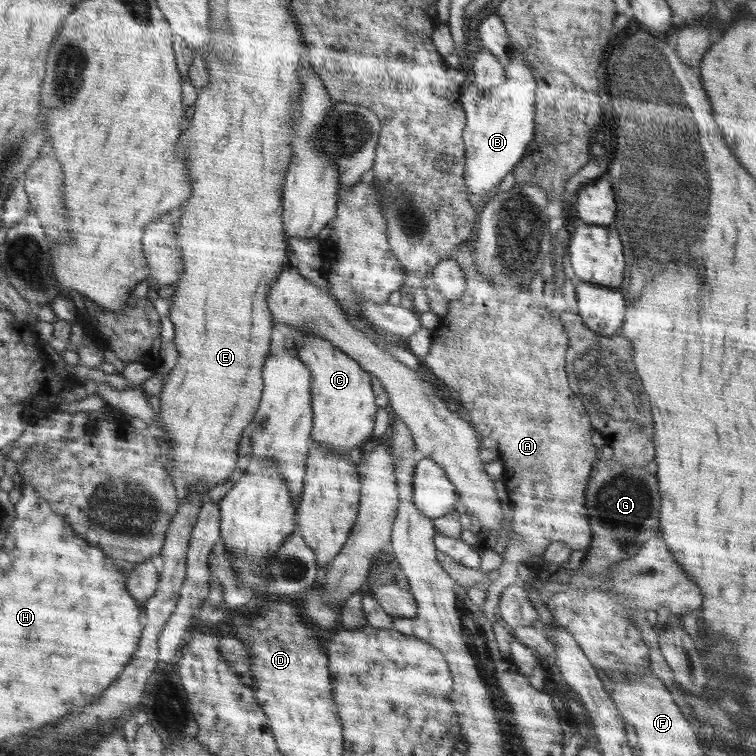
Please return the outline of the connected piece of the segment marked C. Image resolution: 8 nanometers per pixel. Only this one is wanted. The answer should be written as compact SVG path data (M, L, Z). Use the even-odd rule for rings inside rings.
M303 332L302 338L294 341L297 351L294 353L310 369L312 382L310 387L313 427L311 437L314 442L333 451L343 453L352 448L362 448L364 443L374 438L376 410L372 393L373 377L353 358L335 347L328 340Z

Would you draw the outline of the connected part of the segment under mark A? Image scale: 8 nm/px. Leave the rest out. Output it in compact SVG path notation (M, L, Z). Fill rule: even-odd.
M474 238L460 243L452 251L451 258L460 265L465 276L465 291L462 296L448 301L447 313L440 318L437 329L432 331L432 346L421 361L446 386L459 392L461 397L458 400L462 408L466 408L467 418L480 438L492 438L499 444L498 459L504 465L501 479L508 491L514 513L512 541L506 548L501 568L486 590L487 600L481 608L484 617L492 624L498 618L495 608L502 592L509 586L520 583L517 566L542 557L552 543L568 544L572 551L587 550L590 547L592 532L584 504L584 492L592 464L598 461L598 449L590 438L595 429L591 425L589 414L568 388L569 380L566 380L564 372L565 354L569 347L568 334L558 314L552 313L553 308L548 308L544 299L536 300L532 297L529 288L522 288L511 297L499 297L495 293L493 282L479 271L475 263L473 243ZM494 392L506 394L508 400L502 402L498 400L498 396L488 396Z

